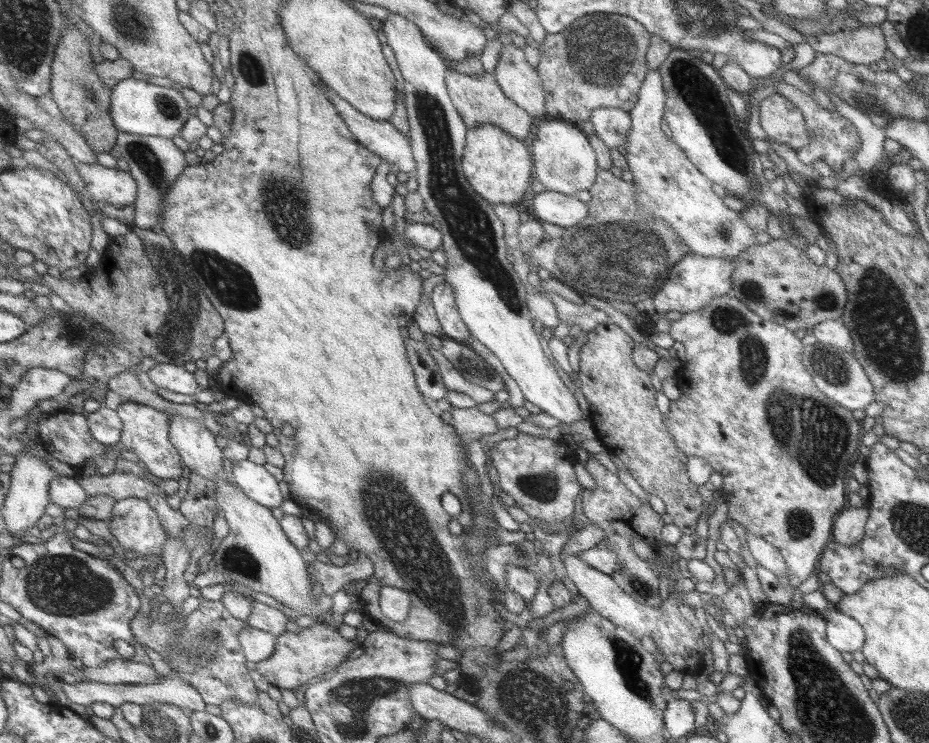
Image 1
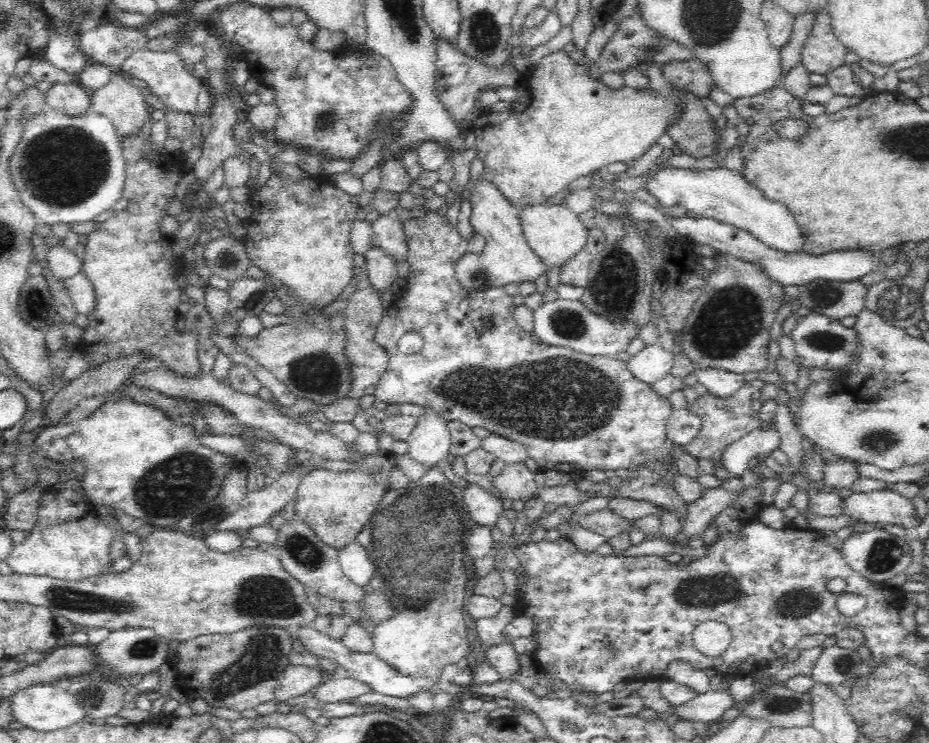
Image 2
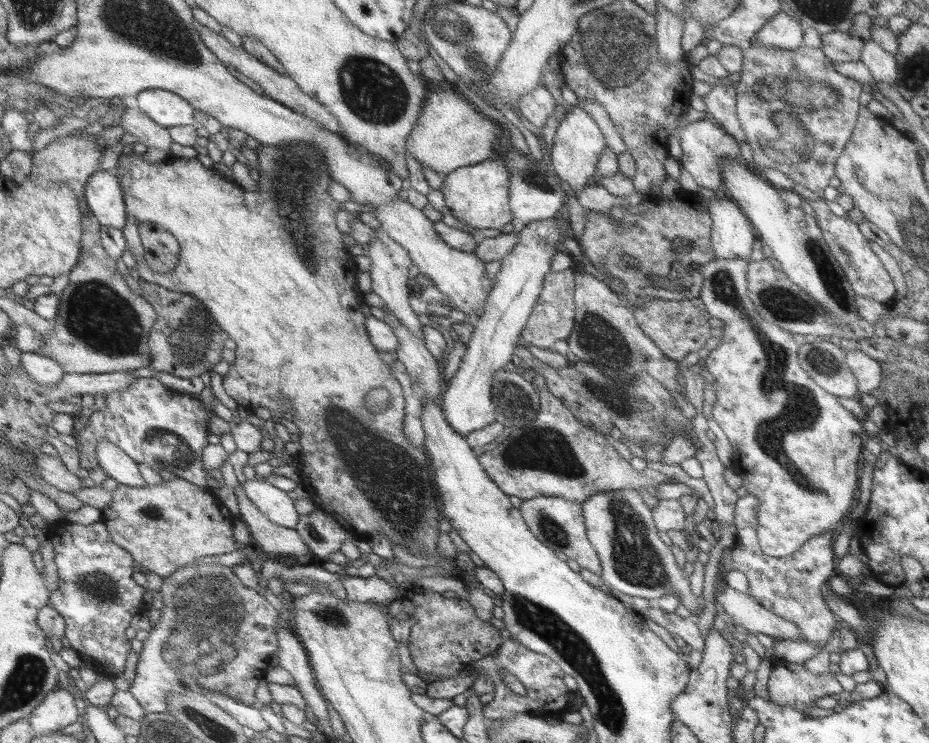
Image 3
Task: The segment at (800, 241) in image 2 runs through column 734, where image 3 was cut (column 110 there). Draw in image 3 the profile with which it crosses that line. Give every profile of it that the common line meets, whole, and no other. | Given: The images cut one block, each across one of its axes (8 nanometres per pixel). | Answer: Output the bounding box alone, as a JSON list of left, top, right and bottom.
[85,170,128,230]

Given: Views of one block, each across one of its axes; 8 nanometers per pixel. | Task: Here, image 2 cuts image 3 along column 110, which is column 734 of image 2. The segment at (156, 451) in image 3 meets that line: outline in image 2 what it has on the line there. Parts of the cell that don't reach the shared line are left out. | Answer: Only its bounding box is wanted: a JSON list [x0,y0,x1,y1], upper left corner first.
[678,378,764,466]

